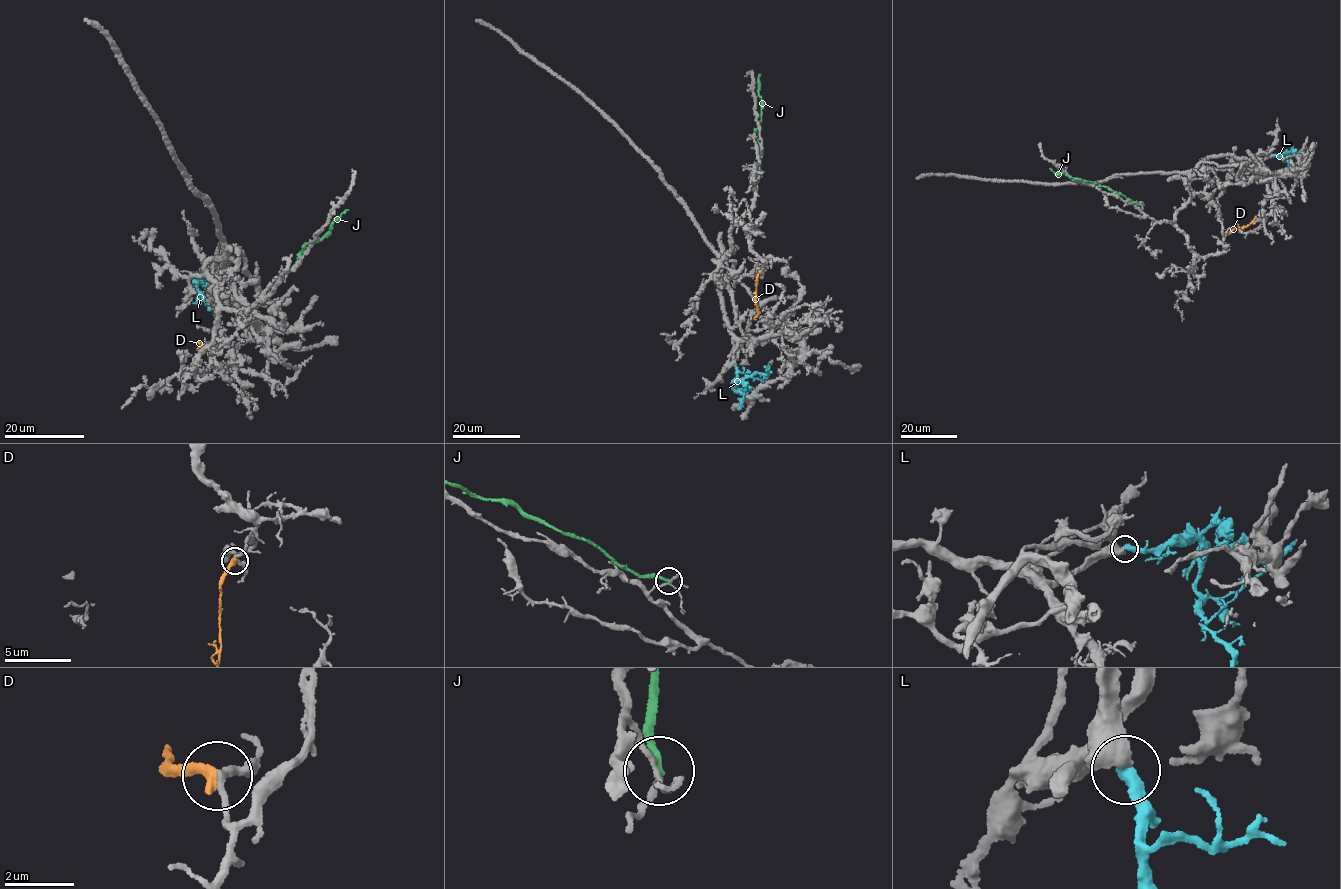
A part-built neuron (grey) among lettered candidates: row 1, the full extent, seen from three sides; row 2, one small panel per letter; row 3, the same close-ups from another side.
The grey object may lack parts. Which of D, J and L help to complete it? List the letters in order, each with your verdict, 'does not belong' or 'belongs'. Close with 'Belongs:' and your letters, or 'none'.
D: does not belong
J: does not belong
L: belongs
Belongs: L

